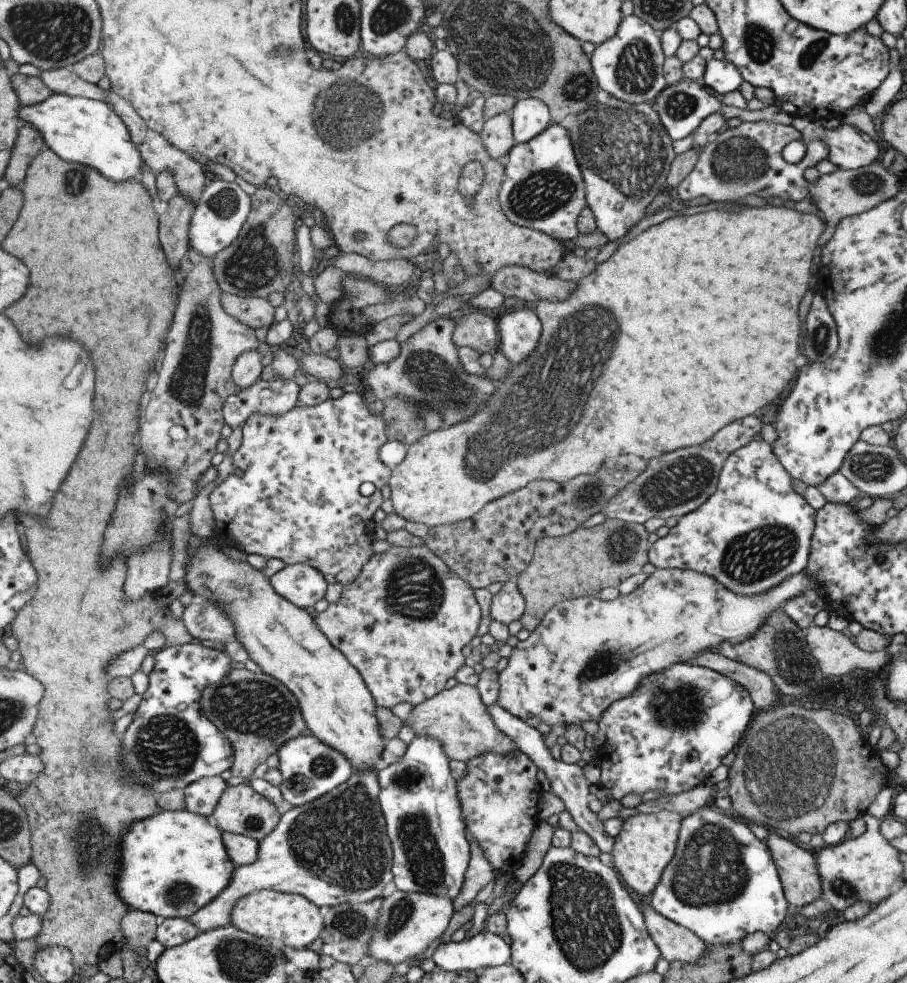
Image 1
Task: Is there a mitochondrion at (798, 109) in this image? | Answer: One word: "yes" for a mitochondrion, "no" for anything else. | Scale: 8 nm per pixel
no

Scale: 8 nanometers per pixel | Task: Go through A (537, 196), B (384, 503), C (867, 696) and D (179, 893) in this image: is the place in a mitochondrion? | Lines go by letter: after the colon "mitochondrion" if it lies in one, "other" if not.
A: mitochondrion
B: other
C: other
D: mitochondrion

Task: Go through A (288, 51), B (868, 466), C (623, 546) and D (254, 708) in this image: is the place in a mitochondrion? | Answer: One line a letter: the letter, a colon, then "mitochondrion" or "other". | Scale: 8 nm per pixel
A: mitochondrion
B: mitochondrion
C: mitochondrion
D: mitochondrion

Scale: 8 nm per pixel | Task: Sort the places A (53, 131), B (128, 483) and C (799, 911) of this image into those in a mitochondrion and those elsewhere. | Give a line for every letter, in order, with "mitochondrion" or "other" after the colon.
A: other
B: other
C: other

